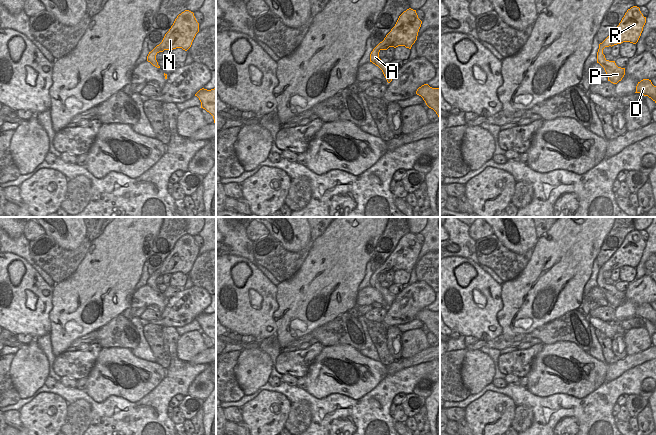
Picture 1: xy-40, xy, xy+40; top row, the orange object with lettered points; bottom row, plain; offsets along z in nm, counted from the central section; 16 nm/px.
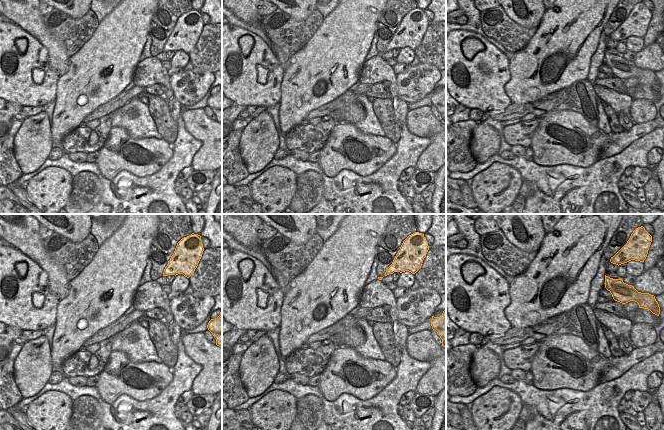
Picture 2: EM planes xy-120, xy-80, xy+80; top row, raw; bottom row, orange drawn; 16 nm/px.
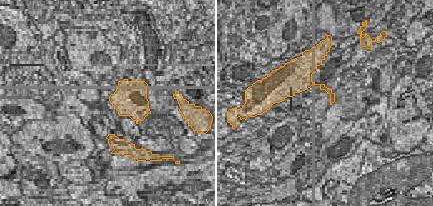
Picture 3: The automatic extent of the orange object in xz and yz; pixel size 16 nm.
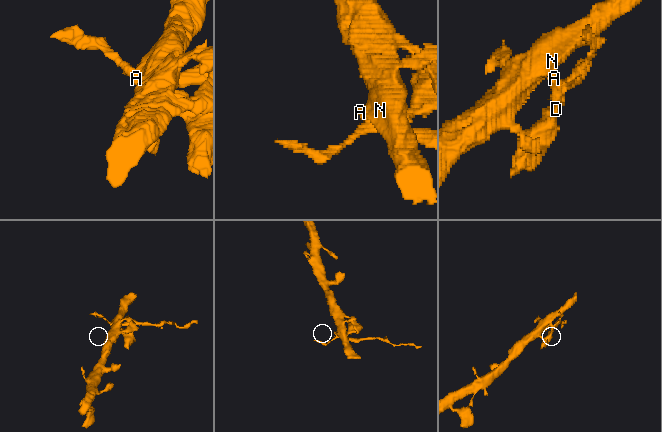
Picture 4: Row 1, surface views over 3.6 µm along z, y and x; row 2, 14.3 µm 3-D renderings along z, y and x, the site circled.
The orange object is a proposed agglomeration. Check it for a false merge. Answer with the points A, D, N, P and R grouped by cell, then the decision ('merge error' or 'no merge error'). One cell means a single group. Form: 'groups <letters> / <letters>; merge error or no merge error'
groups A N R / D P; merge error

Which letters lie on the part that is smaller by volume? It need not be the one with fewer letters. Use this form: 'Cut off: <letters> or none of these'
Cut off: D, P

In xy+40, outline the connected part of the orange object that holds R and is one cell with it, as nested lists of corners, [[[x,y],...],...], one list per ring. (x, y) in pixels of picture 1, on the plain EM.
[[[633,230],[627,234],[619,249],[612,257],[599,268],[597,276],[597,287],[601,290],[604,287],[603,273],[623,266],[636,268],[641,260],[643,251],[646,247],[646,241],[640,235],[640,232]]]

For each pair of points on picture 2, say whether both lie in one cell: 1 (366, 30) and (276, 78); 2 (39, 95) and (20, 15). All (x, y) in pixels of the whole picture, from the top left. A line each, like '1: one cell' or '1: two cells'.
1: two cells
2: two cells

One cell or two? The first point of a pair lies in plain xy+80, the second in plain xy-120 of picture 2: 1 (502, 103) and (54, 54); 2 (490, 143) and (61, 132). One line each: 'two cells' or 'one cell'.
1: two cells
2: two cells

